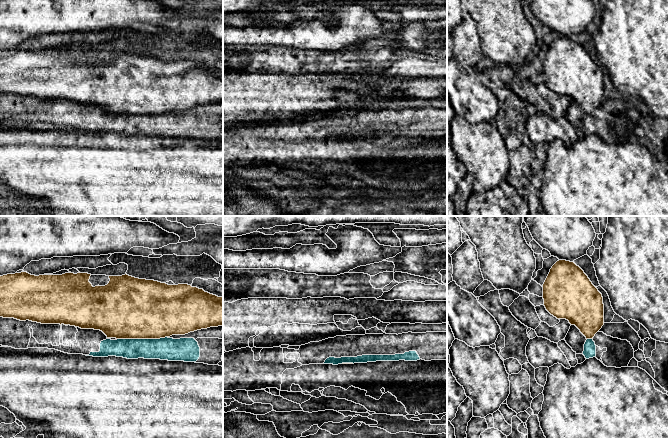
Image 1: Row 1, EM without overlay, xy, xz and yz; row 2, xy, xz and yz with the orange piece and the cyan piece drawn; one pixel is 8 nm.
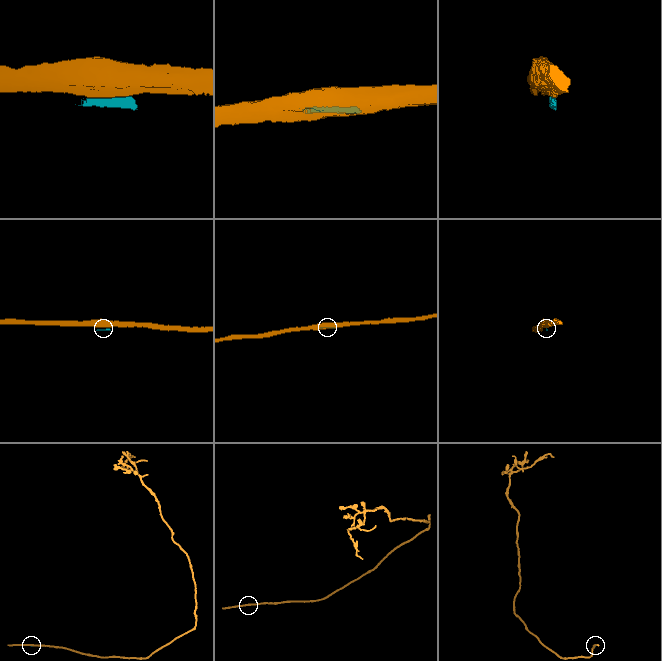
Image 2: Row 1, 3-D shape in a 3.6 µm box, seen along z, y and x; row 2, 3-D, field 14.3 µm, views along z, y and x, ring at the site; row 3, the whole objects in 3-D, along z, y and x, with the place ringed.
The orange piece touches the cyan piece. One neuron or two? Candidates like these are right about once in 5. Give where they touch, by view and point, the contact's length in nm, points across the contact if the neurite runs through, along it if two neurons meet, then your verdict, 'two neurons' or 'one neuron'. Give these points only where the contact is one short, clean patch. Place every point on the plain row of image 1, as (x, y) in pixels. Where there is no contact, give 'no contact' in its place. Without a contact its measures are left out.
xy (142, 114) | 400 nm | two neurons

